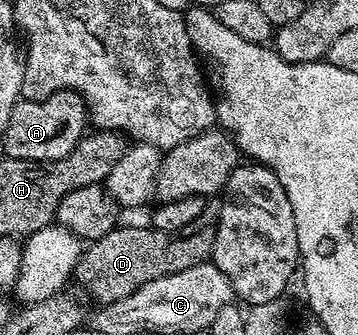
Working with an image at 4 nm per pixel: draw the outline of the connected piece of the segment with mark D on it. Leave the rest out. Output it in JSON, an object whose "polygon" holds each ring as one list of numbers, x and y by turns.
{"polygon":[[204,203,203,212,185,226,185,230,166,232,150,226,123,228,116,226,103,237,90,241,74,270,74,279,99,304,117,302,133,290,151,282,153,278,165,278,165,274,177,274,177,270,189,270,189,266,205,264,211,260,213,242,217,238,219,204]]}

